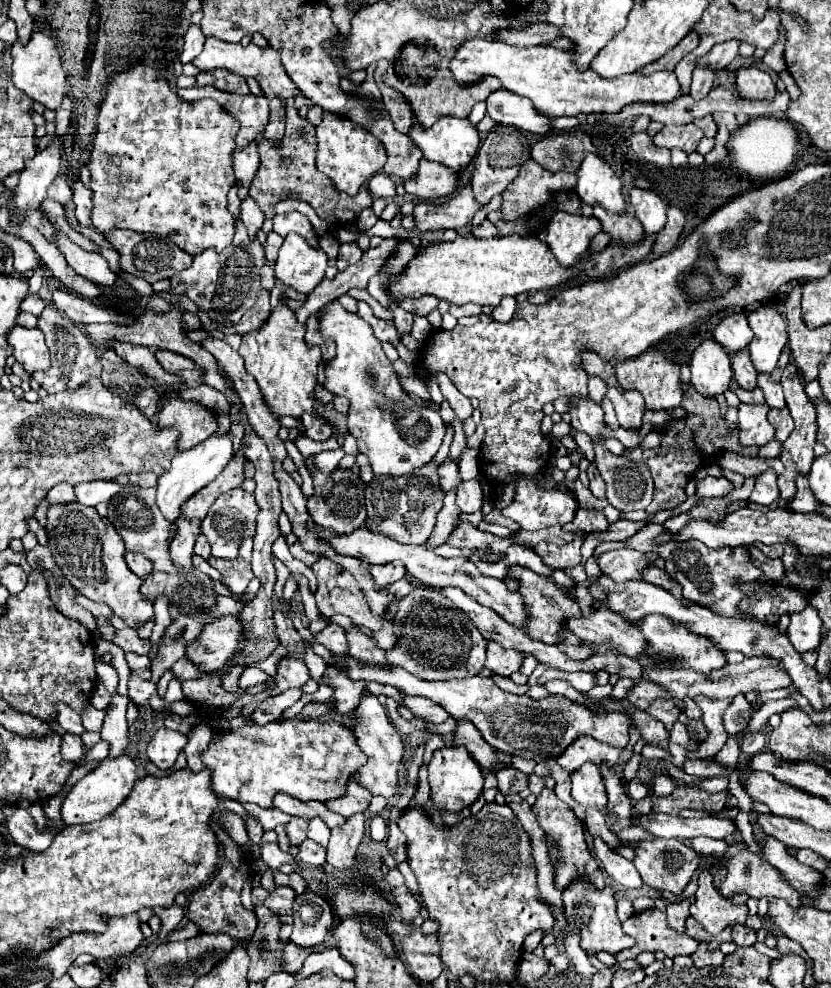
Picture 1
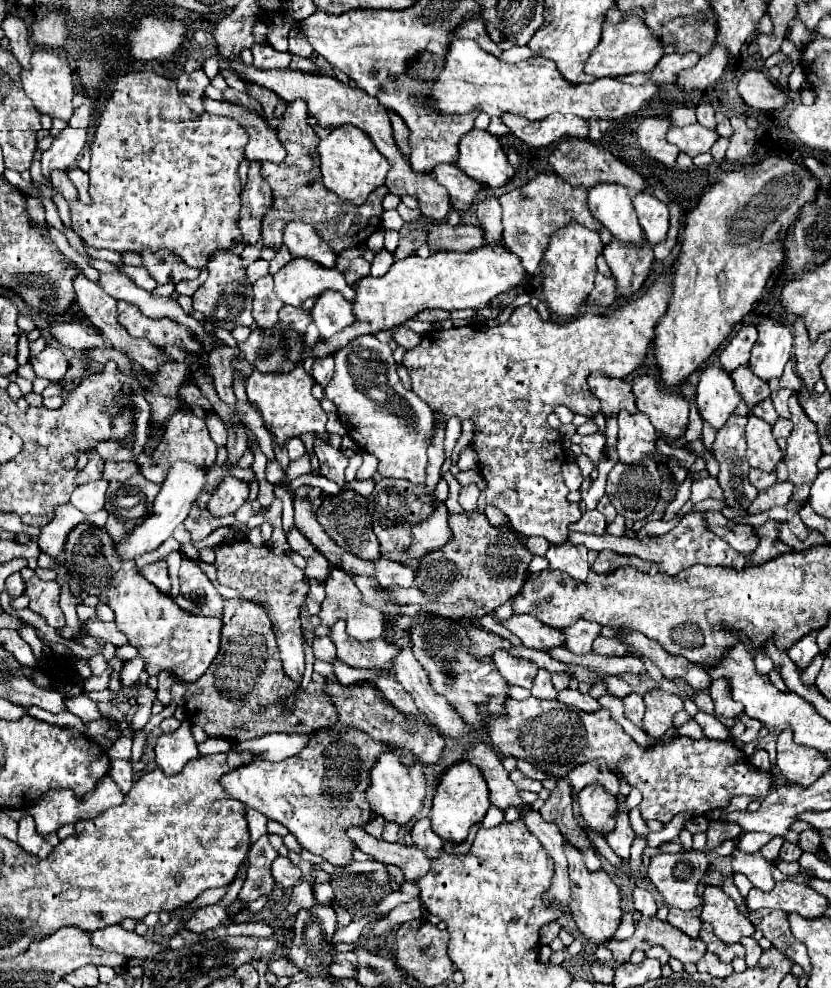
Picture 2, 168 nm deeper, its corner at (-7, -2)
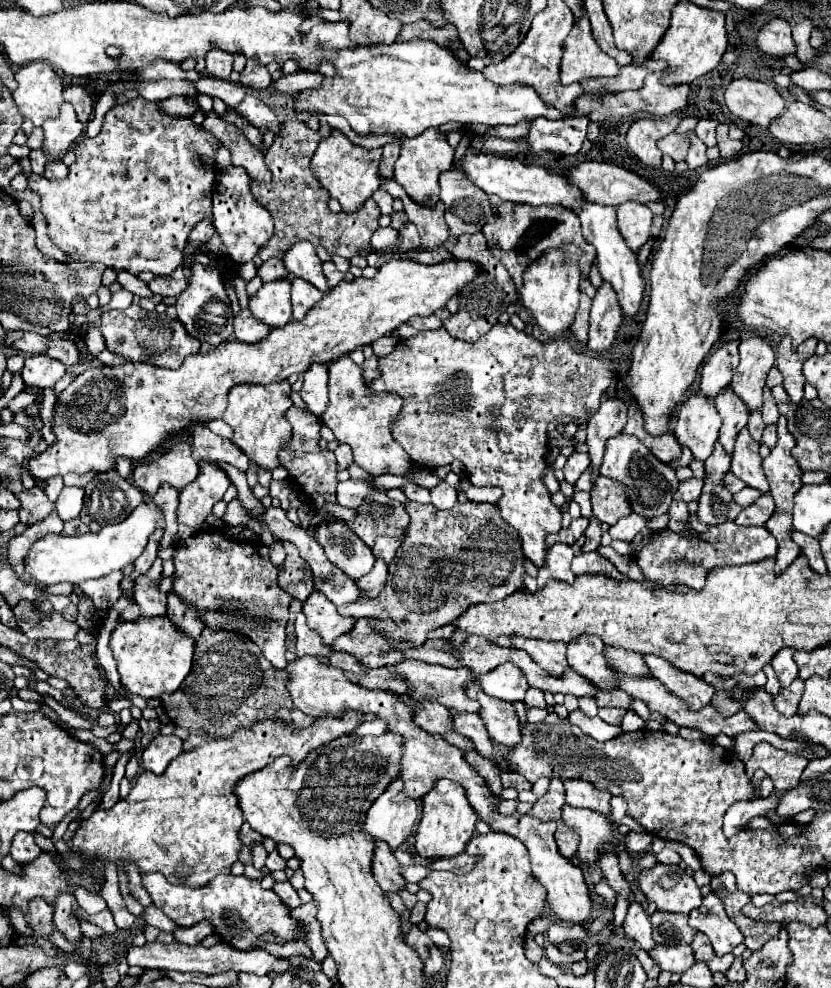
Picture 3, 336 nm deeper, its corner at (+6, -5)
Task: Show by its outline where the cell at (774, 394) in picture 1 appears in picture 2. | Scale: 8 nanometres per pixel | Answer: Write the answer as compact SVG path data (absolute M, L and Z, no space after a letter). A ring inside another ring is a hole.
M770 380L768 386L770 386L770 390L772 390L770 398L772 398L772 402L774 402L774 408L776 408L778 416L780 416L780 418L788 418L788 416L790 416L790 412L788 412L788 398L790 398L792 392L780 388L780 386L778 386L778 380Z

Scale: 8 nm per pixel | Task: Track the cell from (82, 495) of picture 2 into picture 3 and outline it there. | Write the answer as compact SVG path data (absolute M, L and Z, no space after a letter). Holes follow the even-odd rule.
M63 487L59 493L59 499L55 501L55 509L63 521L71 521L79 517L79 511L83 507L83 489L81 487Z

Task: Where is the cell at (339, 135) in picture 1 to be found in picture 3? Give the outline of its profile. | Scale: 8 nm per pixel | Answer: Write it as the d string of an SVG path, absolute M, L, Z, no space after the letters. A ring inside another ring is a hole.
M331 131L329 137L325 137L313 159L311 159L311 169L319 177L321 185L331 193L333 199L341 203L341 209L345 213L353 213L361 209L361 205L379 189L379 159L381 159L381 149L363 149L355 143L351 143L341 131Z

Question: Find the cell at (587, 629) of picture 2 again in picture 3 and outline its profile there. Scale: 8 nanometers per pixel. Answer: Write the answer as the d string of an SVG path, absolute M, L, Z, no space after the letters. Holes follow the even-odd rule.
M579 637L567 645L567 661L581 677L599 685L601 691L619 687L619 677L605 657L605 643L599 637Z

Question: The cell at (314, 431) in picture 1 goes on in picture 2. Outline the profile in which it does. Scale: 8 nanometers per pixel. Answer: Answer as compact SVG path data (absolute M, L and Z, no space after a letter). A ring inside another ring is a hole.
M316 438L314 440L314 452L318 454L318 460L320 460L320 472L322 476L328 476L330 480L338 482L342 488L346 488L346 480L344 480L344 470L348 466L348 458L338 450L338 448L332 448L326 440L320 440Z

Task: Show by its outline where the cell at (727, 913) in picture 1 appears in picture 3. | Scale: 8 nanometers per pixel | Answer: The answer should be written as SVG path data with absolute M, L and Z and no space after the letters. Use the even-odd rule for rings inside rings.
M715 893L703 897L703 907L689 913L689 925L709 937L713 951L719 957L731 953L733 947L743 943L743 933L727 917L723 901Z

